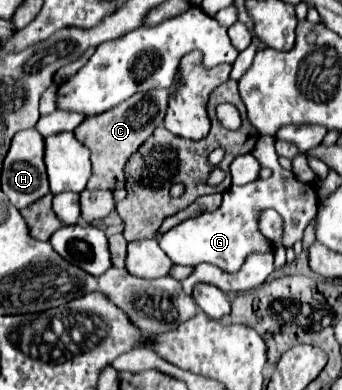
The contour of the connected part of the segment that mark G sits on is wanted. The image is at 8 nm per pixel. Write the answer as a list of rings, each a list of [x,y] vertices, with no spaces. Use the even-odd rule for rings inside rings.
[[[260,136],[252,150],[252,156],[260,162],[260,166],[272,170],[272,176],[268,180],[256,180],[256,182],[250,182],[244,186],[230,186],[230,190],[224,192],[224,200],[218,210],[188,218],[188,220],[180,222],[178,226],[174,226],[172,230],[168,230],[160,238],[160,248],[166,252],[166,256],[174,264],[192,266],[192,264],[208,262],[228,274],[236,274],[250,254],[266,254],[266,252],[274,250],[274,242],[260,244],[260,230],[258,230],[258,222],[256,222],[256,212],[270,208],[270,206],[276,206],[276,212],[284,220],[282,248],[288,250],[294,246],[294,242],[302,240],[304,228],[308,226],[308,212],[312,212],[312,218],[316,216],[318,194],[312,184],[298,180],[292,174],[292,170],[284,170],[278,164],[278,154],[274,152],[274,142],[276,142],[274,136]]]

